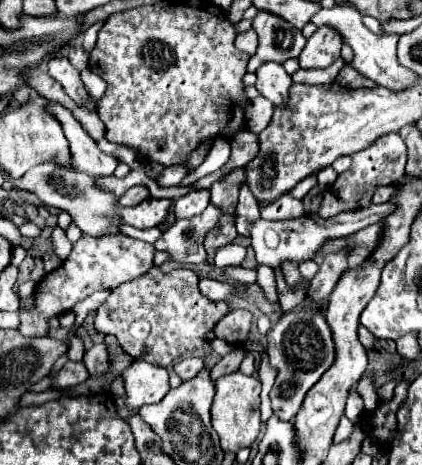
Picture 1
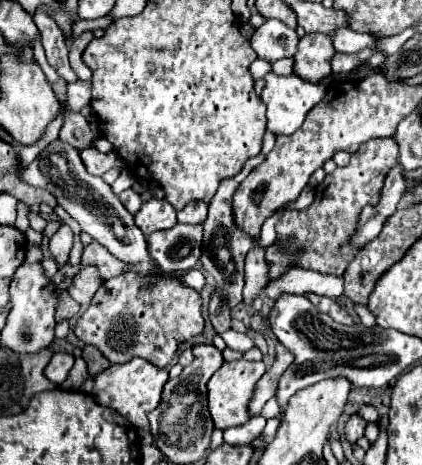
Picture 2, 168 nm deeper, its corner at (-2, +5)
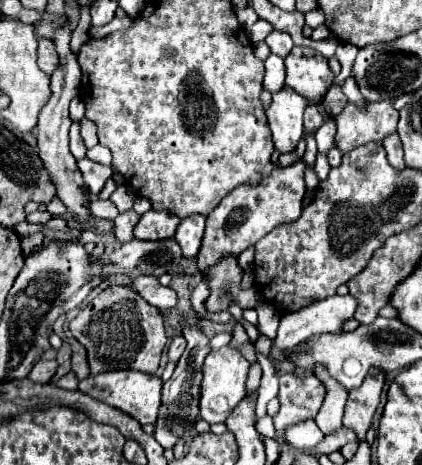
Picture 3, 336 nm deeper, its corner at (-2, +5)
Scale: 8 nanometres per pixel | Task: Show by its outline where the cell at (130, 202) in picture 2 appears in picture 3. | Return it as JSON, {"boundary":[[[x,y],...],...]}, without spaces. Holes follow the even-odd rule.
{"boundary":[[[130,209],[130,211],[126,211],[126,213],[120,213],[120,215],[114,219],[116,233],[118,233],[118,237],[122,237],[122,241],[128,241],[128,239],[134,237],[134,235],[132,235],[132,229],[134,229],[134,225],[138,223],[138,219],[140,219],[140,215],[138,215],[134,209]]]}

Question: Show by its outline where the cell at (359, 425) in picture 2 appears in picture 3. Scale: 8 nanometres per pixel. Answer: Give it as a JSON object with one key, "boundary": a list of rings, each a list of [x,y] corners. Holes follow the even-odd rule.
{"boundary":[[[372,369],[366,375],[362,387],[352,389],[348,393],[348,403],[346,403],[346,411],[344,411],[344,427],[352,429],[360,441],[366,437],[366,431],[374,417],[374,411],[380,403],[384,379],[386,379],[386,373]]]}

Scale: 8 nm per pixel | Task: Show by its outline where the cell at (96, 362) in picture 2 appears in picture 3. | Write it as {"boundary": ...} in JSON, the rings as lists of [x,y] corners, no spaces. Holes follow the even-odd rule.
{"boundary":[[[70,339],[72,345],[72,371],[78,375],[78,379],[84,379],[90,375],[90,365],[88,365],[88,355],[82,343],[76,339]]]}

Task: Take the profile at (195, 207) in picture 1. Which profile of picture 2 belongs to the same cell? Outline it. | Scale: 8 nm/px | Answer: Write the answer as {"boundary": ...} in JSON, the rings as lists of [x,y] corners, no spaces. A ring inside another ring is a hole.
{"boundary":[[[192,201],[188,203],[180,213],[178,213],[178,223],[184,223],[184,225],[198,225],[206,219],[206,213],[208,213],[208,205],[202,203],[202,201]]]}

